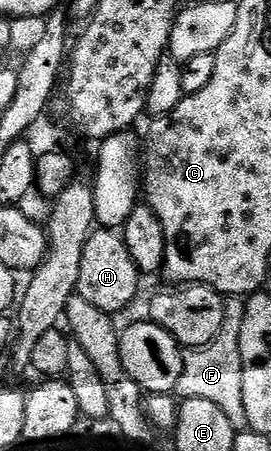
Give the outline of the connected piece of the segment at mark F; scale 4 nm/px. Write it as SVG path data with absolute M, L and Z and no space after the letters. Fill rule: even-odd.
M245 297L226 298L224 324L220 324L216 340L185 351L182 359L182 375L176 391L179 399L212 400L212 404L216 404L216 408L221 408L224 416L232 420L235 431L245 430L248 427L248 412L244 412L244 372L240 360L240 328L244 324L245 311Z

